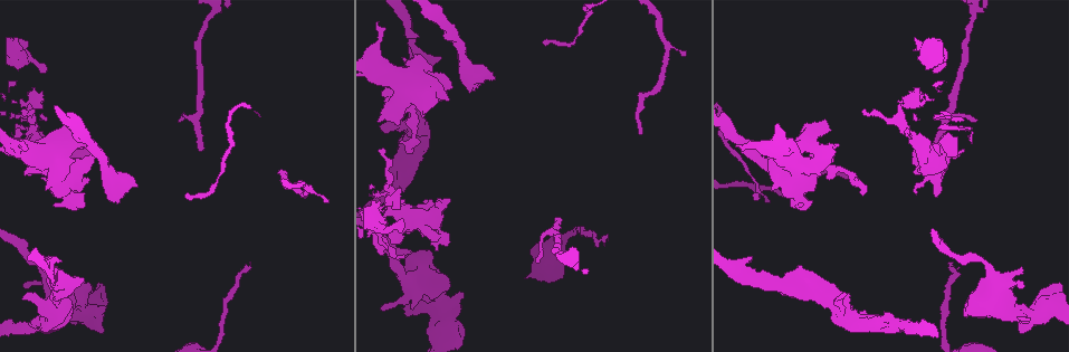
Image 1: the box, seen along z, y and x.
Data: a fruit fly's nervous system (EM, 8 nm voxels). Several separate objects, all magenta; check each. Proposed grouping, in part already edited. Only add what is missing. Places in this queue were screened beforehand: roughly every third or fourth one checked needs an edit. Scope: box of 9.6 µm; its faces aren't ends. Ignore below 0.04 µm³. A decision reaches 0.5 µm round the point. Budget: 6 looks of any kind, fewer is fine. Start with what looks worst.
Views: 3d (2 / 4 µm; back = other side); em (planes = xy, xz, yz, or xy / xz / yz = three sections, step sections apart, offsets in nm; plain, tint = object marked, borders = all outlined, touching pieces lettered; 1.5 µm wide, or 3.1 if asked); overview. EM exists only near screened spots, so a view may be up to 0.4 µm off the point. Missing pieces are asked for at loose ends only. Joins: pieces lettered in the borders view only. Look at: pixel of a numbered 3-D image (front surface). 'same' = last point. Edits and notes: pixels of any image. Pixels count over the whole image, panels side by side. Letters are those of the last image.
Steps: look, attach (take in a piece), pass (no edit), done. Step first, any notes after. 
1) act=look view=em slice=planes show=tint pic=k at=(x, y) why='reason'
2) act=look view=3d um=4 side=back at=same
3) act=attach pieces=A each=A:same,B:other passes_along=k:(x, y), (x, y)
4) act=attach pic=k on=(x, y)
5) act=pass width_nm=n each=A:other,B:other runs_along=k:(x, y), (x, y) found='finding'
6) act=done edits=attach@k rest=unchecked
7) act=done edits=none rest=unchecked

act=look view=3d um=4 pic=1 at=(560, 219) why='thin end'

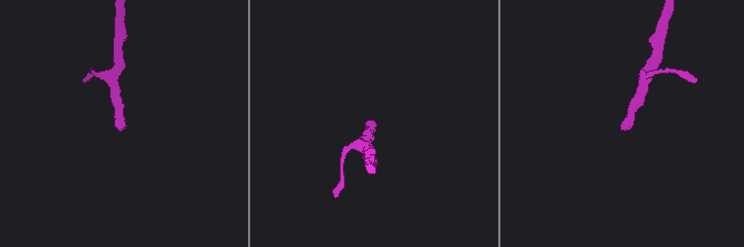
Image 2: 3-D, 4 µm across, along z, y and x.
act=look view=em slice=planes show=borders pic=2 at=(123, 127) why='shape alone is not enough'

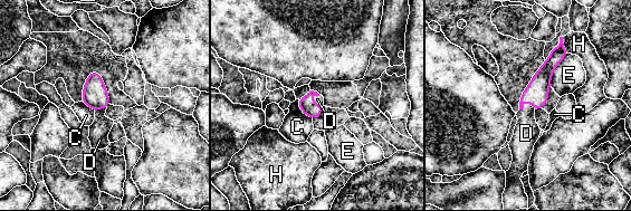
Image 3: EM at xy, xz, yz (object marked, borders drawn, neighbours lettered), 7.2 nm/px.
act=attach pieces=D each=C:other,D:same,E:other,H:other found='it goes on there'

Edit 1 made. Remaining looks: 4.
act=look view=em slice=planes show=borders pic=1 at=(948, 264) why='long arm stops here'

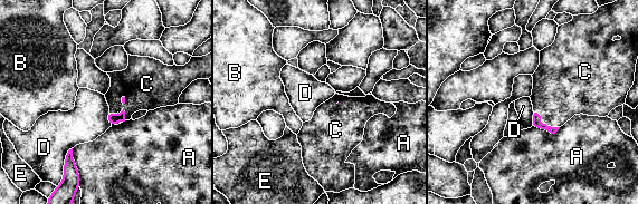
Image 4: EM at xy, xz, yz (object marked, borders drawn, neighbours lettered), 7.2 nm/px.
act=attach pieces=C each=A:other,B:other,C:same,D:other,E:other found='it goes on there'

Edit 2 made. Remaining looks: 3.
act=look view=overview

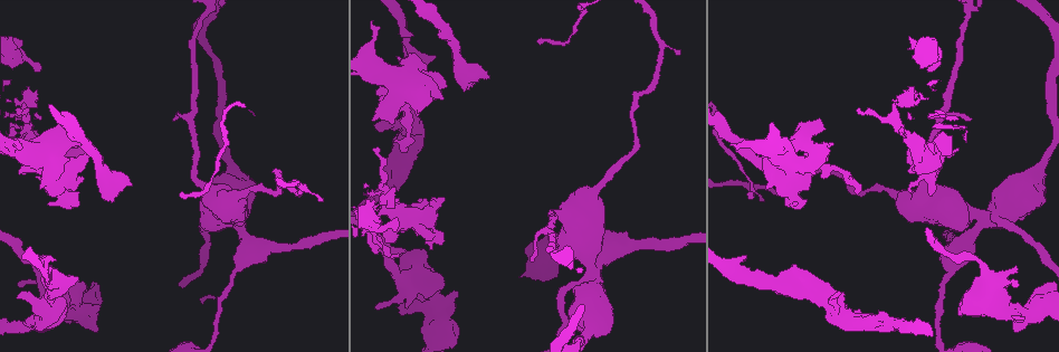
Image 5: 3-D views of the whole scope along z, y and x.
act=look view=3d um=2 pic=5 at=(404, 147) why='an open end'

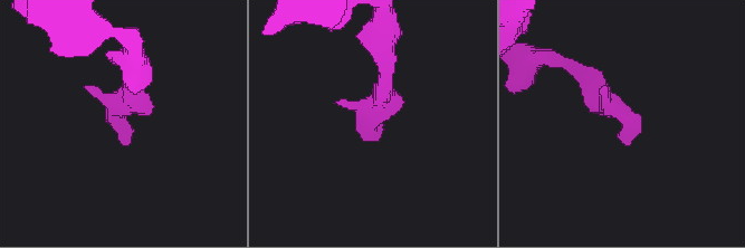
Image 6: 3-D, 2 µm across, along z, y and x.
act=look view=em slice=planes show=borders pic=6 at=(368, 123) why='shape alone is not enough'

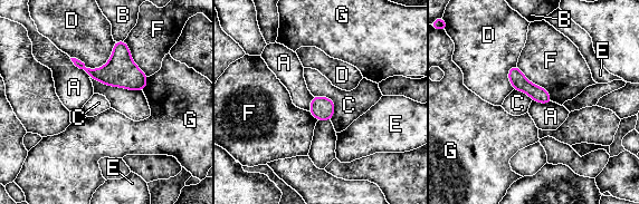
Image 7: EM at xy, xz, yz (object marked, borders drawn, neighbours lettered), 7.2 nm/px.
act=pass width_nm=110 each=A:other,B:other,C:other,D:other,E:other,F:other,G:other border=7:(313, 95), (333, 102), (331, 119) found='none of them fits'

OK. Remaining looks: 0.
act=done edits=attach@3,attach@4 rest=unchecked

